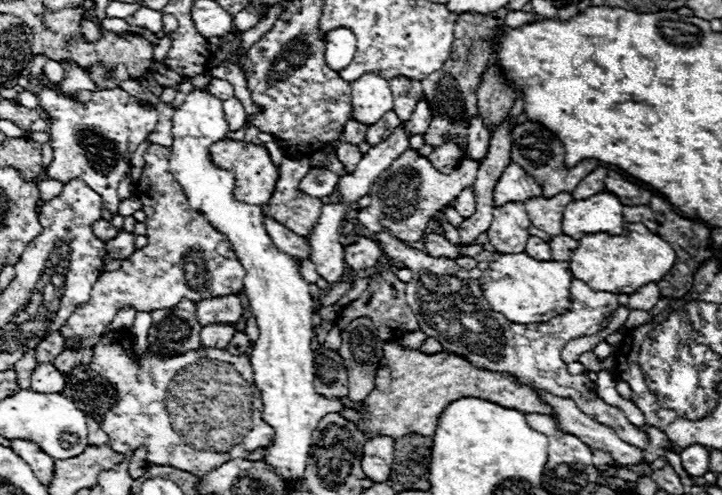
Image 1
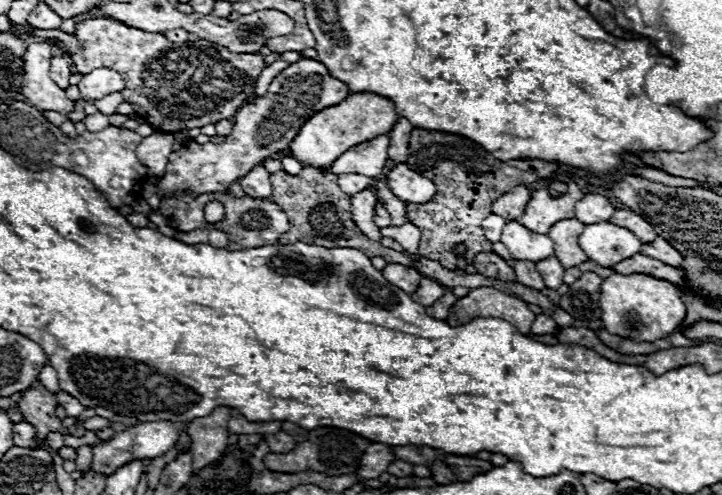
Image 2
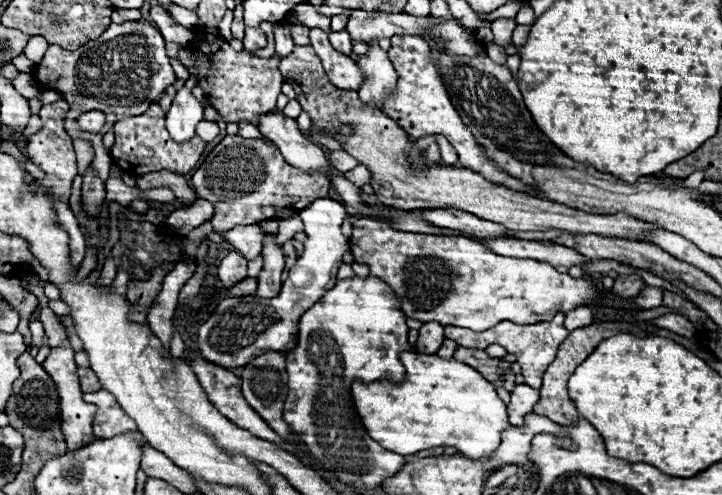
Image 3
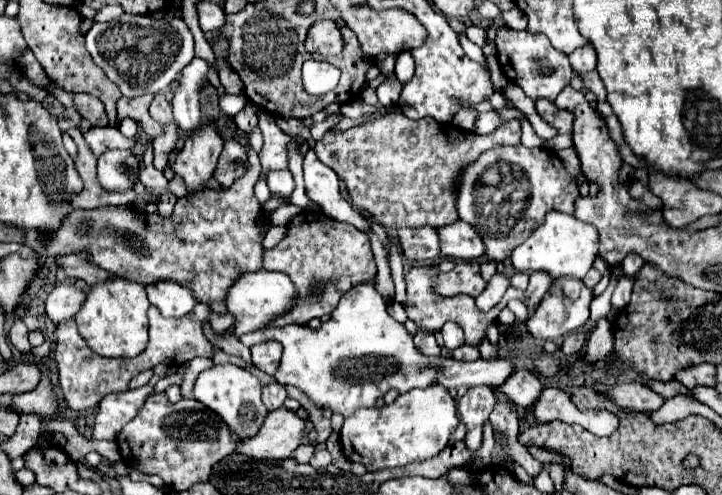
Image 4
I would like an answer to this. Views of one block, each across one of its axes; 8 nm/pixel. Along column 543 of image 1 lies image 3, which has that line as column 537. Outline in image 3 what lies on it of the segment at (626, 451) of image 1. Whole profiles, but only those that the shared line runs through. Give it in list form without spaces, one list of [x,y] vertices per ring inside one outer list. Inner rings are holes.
[[[518,384],[512,392],[510,392],[510,404],[508,404],[508,416],[510,416],[510,424],[512,426],[522,426],[524,424],[524,416],[528,412],[532,412],[532,406],[538,402],[538,390],[526,386],[526,384]]]

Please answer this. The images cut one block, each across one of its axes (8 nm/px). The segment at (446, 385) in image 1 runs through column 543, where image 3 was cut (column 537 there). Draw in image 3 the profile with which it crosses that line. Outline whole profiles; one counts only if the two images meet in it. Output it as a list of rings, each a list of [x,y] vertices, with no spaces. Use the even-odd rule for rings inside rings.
[[[594,322],[592,326],[586,326],[586,328],[576,328],[570,332],[570,336],[560,344],[558,348],[558,354],[556,354],[556,360],[548,366],[546,374],[544,374],[544,380],[542,380],[542,388],[540,388],[540,400],[534,404],[534,412],[540,414],[540,416],[546,416],[550,420],[554,420],[556,424],[568,424],[574,420],[574,416],[578,416],[578,410],[574,406],[574,402],[570,400],[568,396],[568,378],[572,376],[572,372],[576,370],[578,364],[582,364],[582,360],[586,360],[586,356],[590,352],[594,352],[594,348],[610,338],[610,336],[616,336],[616,334],[634,334],[634,336],[646,336],[646,332],[634,324],[628,324],[628,322]]]

